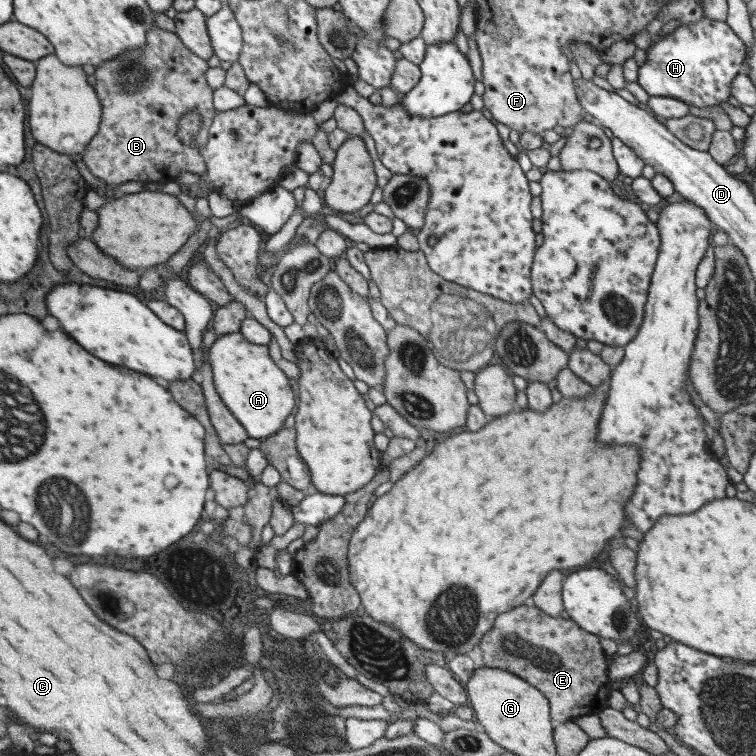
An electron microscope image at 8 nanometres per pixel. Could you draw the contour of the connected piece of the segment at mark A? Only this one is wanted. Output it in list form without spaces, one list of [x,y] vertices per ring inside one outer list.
[[[237,332],[218,336],[208,348],[208,363],[211,367],[214,389],[229,412],[243,426],[249,438],[267,438],[283,427],[283,420],[293,408],[293,392],[285,374],[273,363],[267,353],[267,345],[251,344]]]

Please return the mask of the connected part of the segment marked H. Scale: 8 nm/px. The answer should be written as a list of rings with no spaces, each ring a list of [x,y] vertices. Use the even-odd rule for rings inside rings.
[[[704,17],[695,23],[681,25],[665,37],[653,37],[653,44],[645,52],[644,63],[637,68],[637,84],[649,98],[677,99],[689,106],[715,106],[727,101],[730,84],[737,73],[741,72],[744,62],[745,44],[724,21]]]

